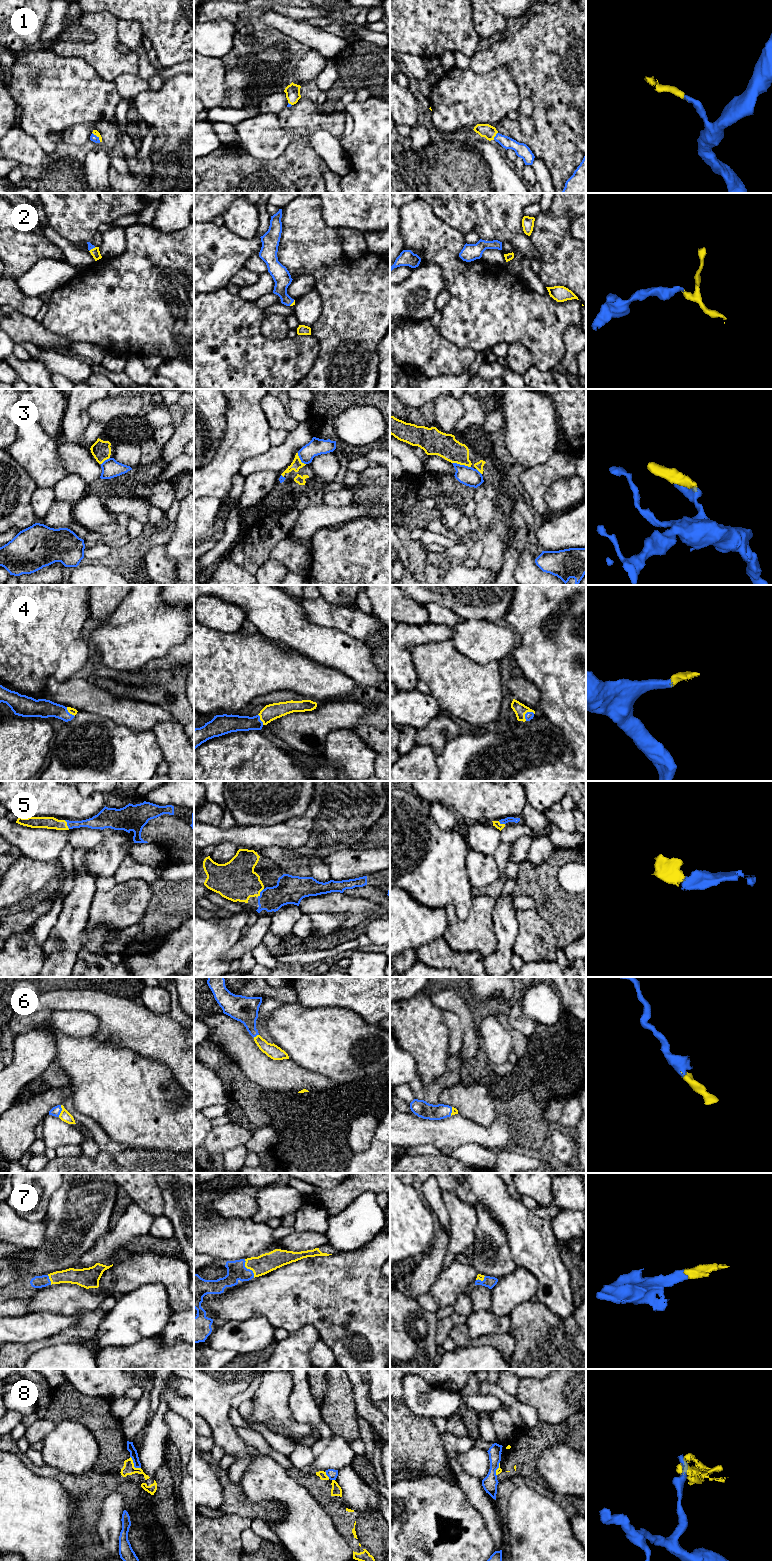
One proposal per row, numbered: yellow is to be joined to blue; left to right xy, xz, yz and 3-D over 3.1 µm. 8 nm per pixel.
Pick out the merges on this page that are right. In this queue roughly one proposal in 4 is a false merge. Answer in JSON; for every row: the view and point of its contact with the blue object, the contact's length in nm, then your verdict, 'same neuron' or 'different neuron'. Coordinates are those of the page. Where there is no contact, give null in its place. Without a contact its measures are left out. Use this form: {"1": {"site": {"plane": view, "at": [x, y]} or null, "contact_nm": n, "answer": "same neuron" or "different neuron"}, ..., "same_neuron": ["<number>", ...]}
{"1": {"site": {"plane": "yz", "at": [495, 136]}, "contact_nm": 70, "answer": "same neuron"}, "2": {"site": {"plane": "xy", "at": [92, 248]}, "contact_nm": 70, "answer": "same neuron"}, "3": {"site": {"plane": "yz", "at": [461, 465]}, "contact_nm": 160, "answer": "different neuron"}, "4": {"site": {"plane": "yz", "at": [526, 713]}, "contact_nm": 100, "answer": "same neuron"}, "5": {"site": {"plane": "xz", "at": [260, 892]}, "contact_nm": 90, "answer": "same neuron"}, "6": {"site": {"plane": "xy", "at": [61, 1110]}, "contact_nm": 100, "answer": "same neuron"}, "7": {"site": {"plane": "xz", "at": [248, 1269]}, "contact_nm": 170, "answer": "same neuron"}, "8": {"site": {"plane": "xy", "at": [134, 1464]}, "contact_nm": 130, "answer": "different neuron"}, "same_neuron": ["1", "2", "4", "5", "6", "7"]}

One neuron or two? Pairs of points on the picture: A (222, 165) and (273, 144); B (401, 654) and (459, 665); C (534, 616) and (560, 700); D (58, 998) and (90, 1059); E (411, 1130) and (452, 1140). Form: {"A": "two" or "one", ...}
{"A": "two", "B": "two", "C": "one", "D": "two", "E": "one"}

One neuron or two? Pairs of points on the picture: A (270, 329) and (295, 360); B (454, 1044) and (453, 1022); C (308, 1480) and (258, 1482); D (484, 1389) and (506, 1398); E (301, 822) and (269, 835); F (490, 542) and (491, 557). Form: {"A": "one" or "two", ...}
{"A": "two", "B": "one", "C": "two", "D": "one", "E": "two", "F": "one"}

